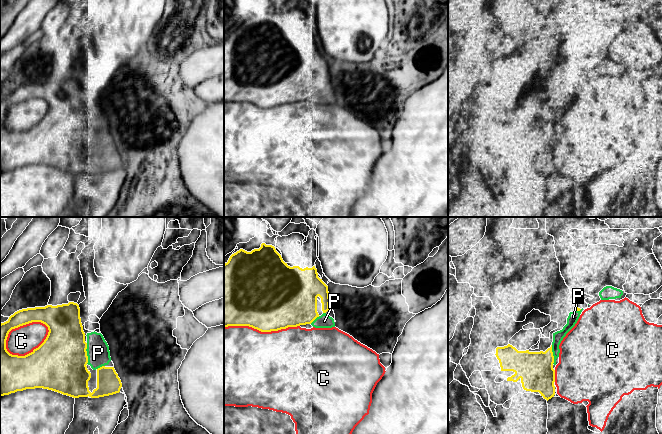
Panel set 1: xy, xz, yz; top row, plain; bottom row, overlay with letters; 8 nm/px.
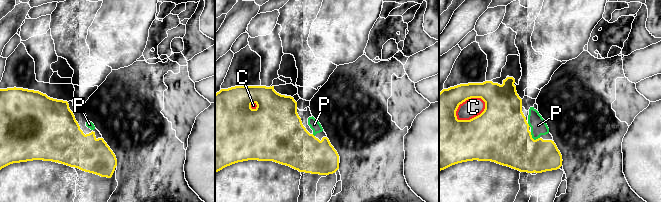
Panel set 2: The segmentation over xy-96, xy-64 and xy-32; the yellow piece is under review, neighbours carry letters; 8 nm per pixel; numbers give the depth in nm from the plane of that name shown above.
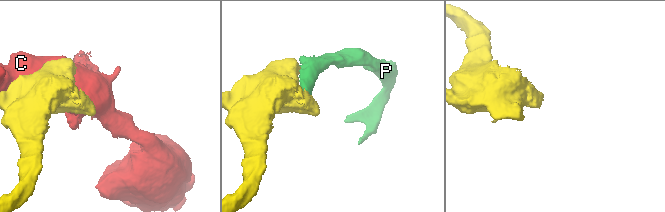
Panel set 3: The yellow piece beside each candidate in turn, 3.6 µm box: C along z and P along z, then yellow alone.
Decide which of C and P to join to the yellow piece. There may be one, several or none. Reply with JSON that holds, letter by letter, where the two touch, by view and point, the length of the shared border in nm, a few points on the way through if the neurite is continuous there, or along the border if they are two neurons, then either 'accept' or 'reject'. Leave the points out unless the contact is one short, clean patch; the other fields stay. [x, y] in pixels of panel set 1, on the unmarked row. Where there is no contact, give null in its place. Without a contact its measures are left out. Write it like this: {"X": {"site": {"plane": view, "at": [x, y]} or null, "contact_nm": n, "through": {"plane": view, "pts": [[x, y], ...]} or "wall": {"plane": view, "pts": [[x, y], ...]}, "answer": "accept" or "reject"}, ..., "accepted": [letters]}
{"C": {"site": {"plane": "xy", "at": [31, 128]}, "contact_nm": 400, "answer": "reject"}, "P": {"site": {"plane": "xy", "at": [86, 129]}, "contact_nm": 170, "answer": "accept"}, "accepted": ["P"]}

